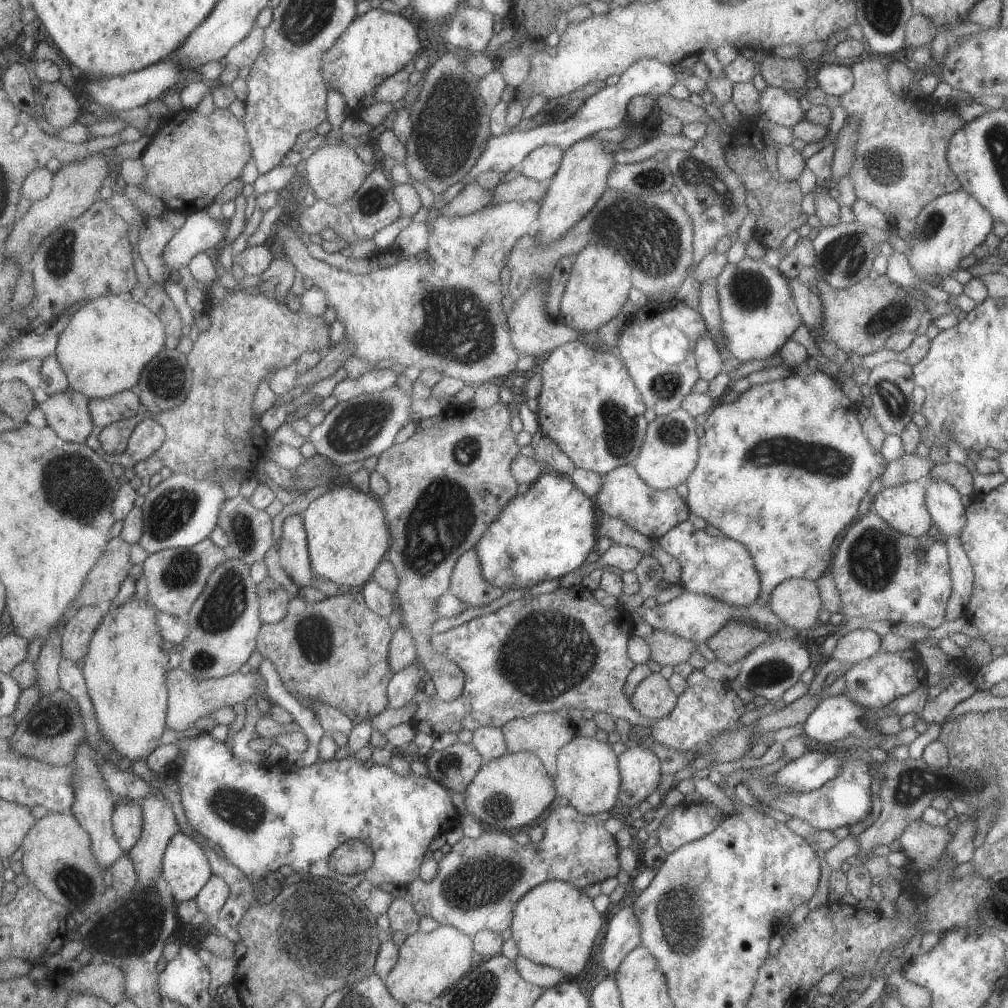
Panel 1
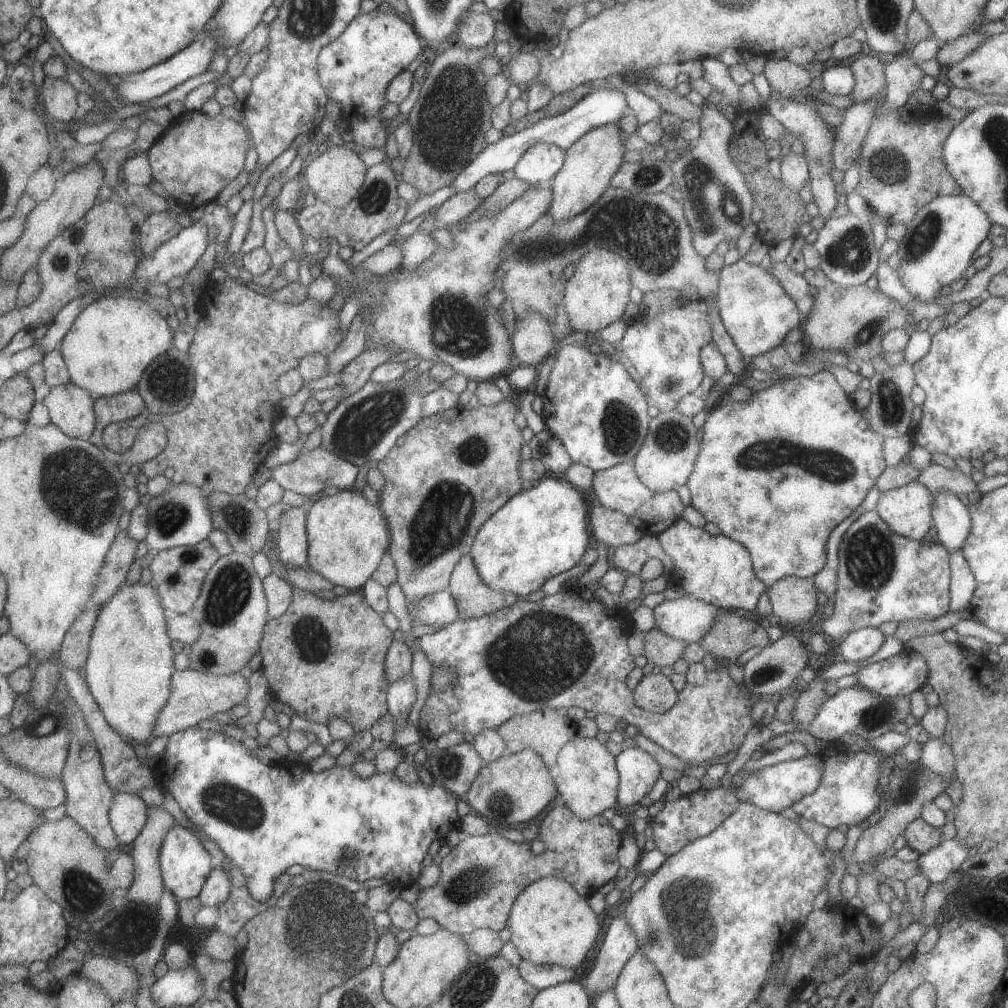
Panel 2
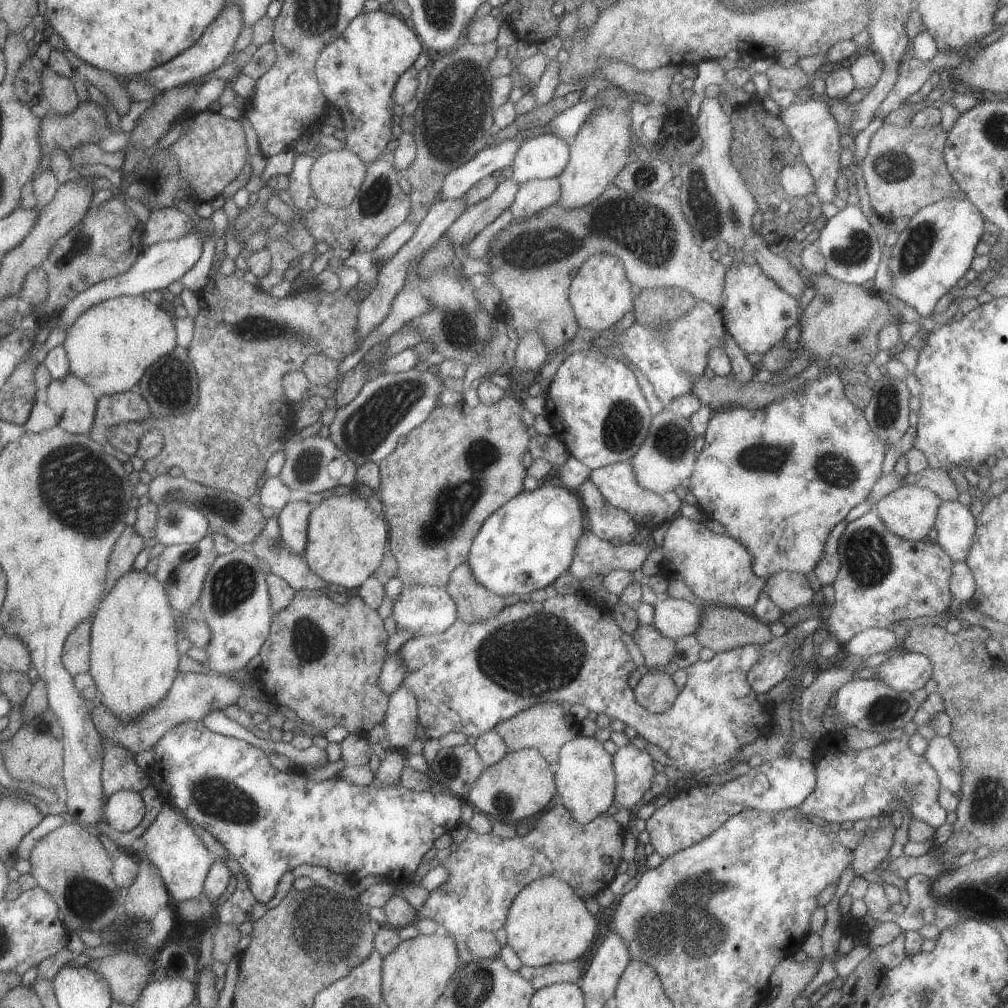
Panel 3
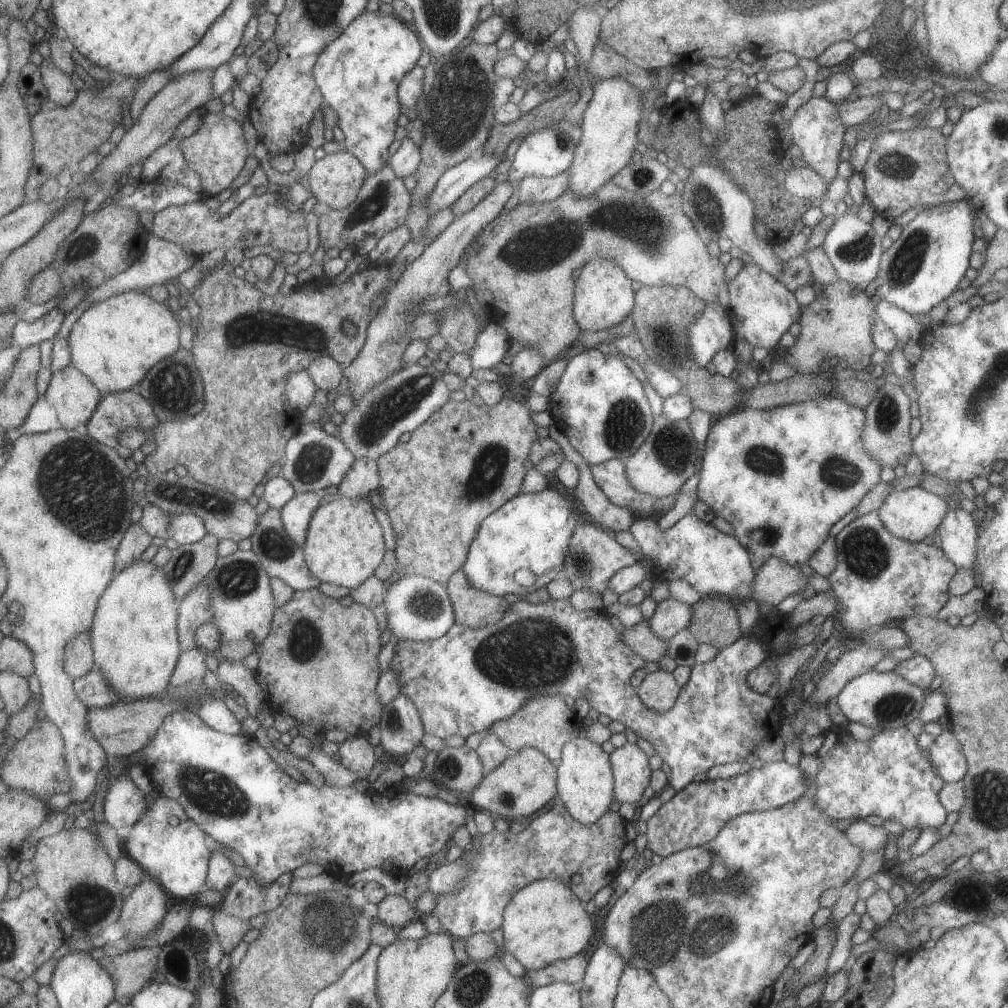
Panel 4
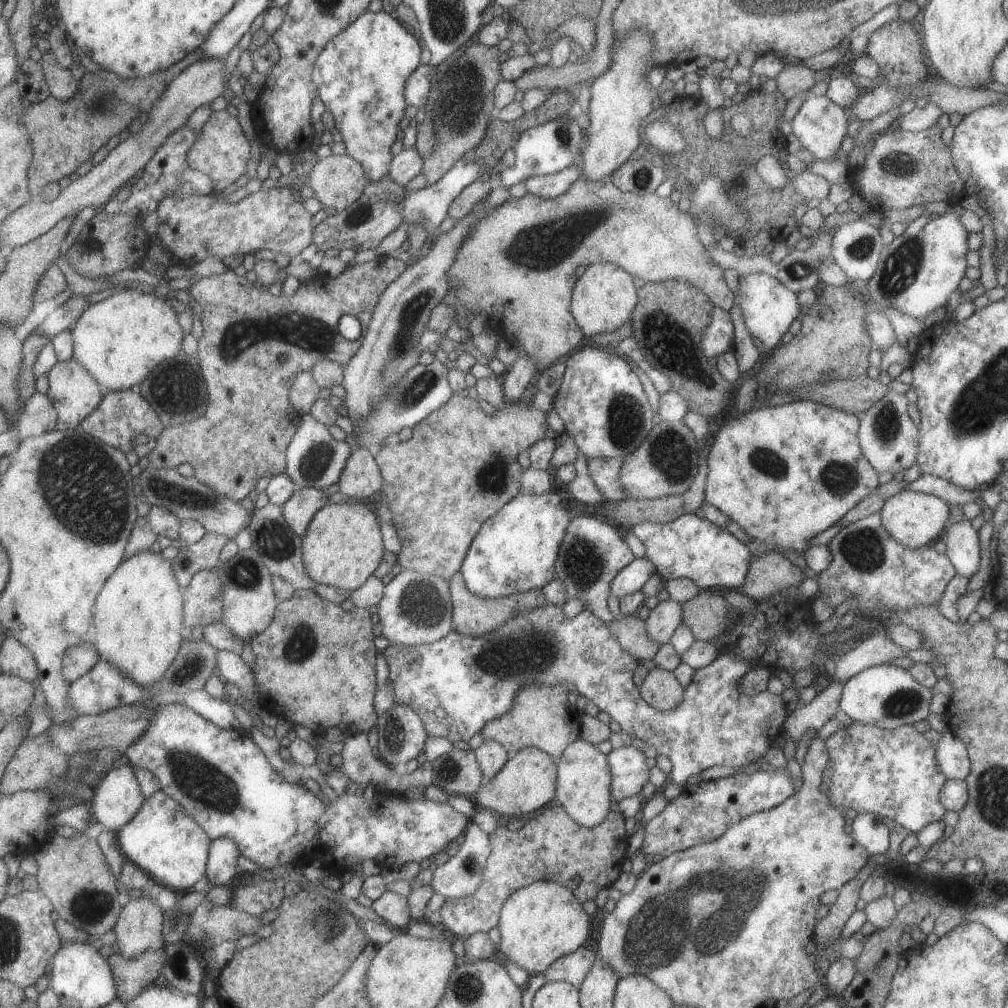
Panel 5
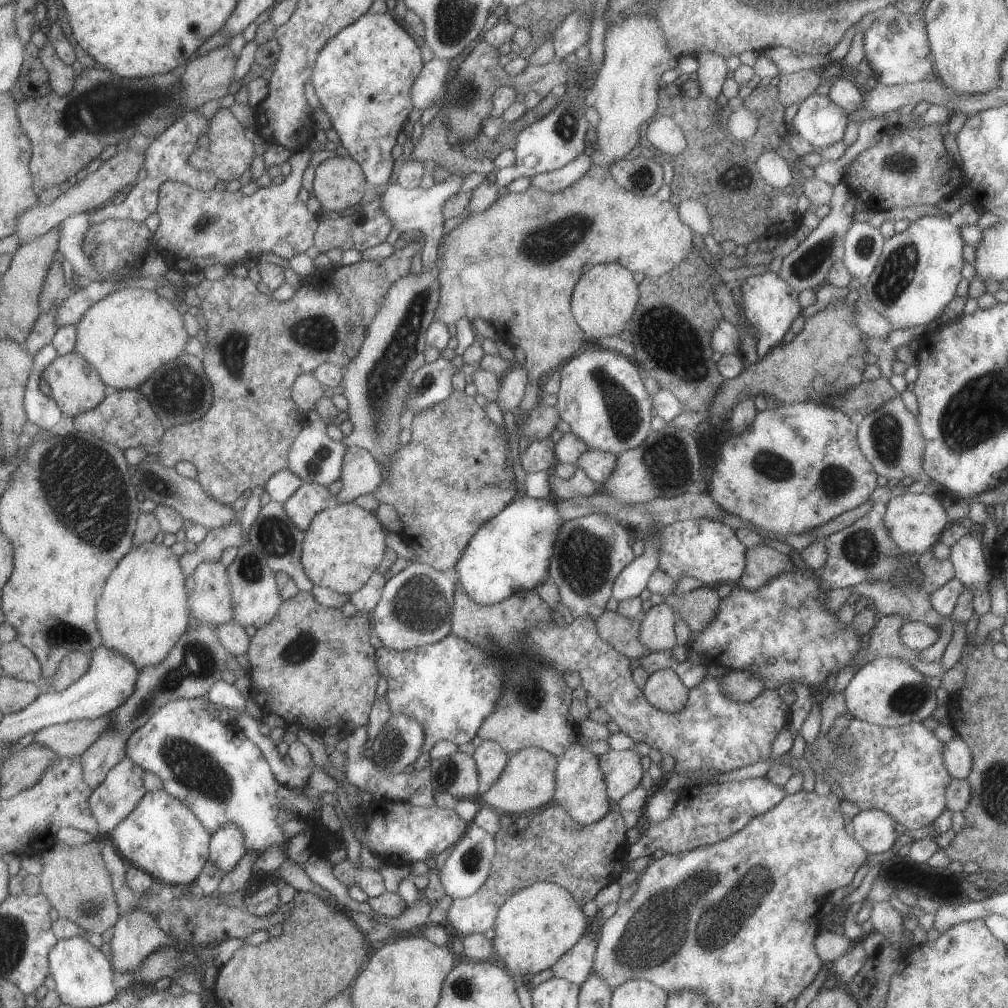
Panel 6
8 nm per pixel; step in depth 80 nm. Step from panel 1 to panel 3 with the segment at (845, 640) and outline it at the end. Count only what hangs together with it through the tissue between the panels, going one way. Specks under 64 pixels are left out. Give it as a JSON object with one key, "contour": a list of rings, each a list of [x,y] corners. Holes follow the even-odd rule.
{"contour":[[[868,628],[857,633],[840,647],[845,655],[867,658],[873,654],[885,653],[899,645],[902,646],[902,639],[896,637],[894,630]]]}

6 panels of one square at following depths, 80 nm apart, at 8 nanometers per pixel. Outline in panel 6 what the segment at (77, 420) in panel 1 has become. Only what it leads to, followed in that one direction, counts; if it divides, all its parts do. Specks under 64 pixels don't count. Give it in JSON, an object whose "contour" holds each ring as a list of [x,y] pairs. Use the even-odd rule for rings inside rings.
{"contour":[[[74,350],[61,356],[57,355],[40,372],[40,379],[49,384],[50,397],[57,403],[62,414],[72,418],[80,412],[95,408],[109,390],[99,378],[97,371]]]}

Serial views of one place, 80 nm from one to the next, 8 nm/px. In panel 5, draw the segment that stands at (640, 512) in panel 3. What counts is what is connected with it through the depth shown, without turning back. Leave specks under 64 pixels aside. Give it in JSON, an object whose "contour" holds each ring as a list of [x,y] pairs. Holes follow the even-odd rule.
{"contour":[[[586,458],[586,467],[591,480],[605,499],[618,501],[626,498],[618,481],[619,469],[621,468],[620,458]]]}

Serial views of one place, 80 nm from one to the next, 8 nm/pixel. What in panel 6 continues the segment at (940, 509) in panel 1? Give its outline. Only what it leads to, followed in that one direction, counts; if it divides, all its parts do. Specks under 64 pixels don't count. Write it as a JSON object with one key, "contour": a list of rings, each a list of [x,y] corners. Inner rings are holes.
{"contour":[[[963,535],[950,546],[948,559],[951,561],[954,576],[963,588],[971,594],[972,610],[975,614],[983,615],[989,611],[989,582],[991,582],[990,565],[981,553],[979,536],[973,538]]]}

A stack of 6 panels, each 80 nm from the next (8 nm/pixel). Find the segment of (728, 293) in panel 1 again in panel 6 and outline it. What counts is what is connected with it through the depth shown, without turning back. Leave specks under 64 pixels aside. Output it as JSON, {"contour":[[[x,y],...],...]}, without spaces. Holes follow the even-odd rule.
{"contour":[[[769,270],[750,276],[738,283],[742,292],[742,314],[748,320],[748,324],[755,330],[756,354],[763,358],[769,348],[778,348],[783,334],[790,328],[790,324],[800,315],[801,306],[798,303],[798,292],[795,292],[787,282],[777,273]]]}

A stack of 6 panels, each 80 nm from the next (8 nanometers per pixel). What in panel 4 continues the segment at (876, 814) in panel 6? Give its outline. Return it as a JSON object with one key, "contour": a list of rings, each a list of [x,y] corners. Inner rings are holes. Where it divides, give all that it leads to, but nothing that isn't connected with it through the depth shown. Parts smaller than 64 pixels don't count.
{"contour":[[[863,819],[852,822],[843,832],[856,847],[862,851],[875,851],[886,847],[888,831],[882,826],[872,826]]]}

